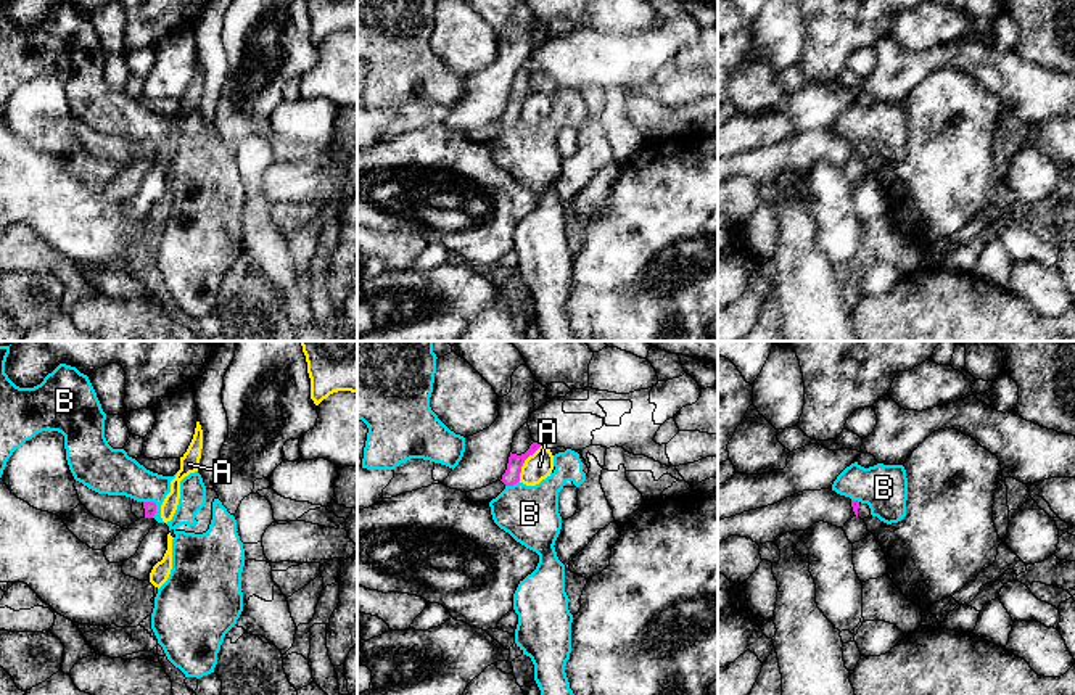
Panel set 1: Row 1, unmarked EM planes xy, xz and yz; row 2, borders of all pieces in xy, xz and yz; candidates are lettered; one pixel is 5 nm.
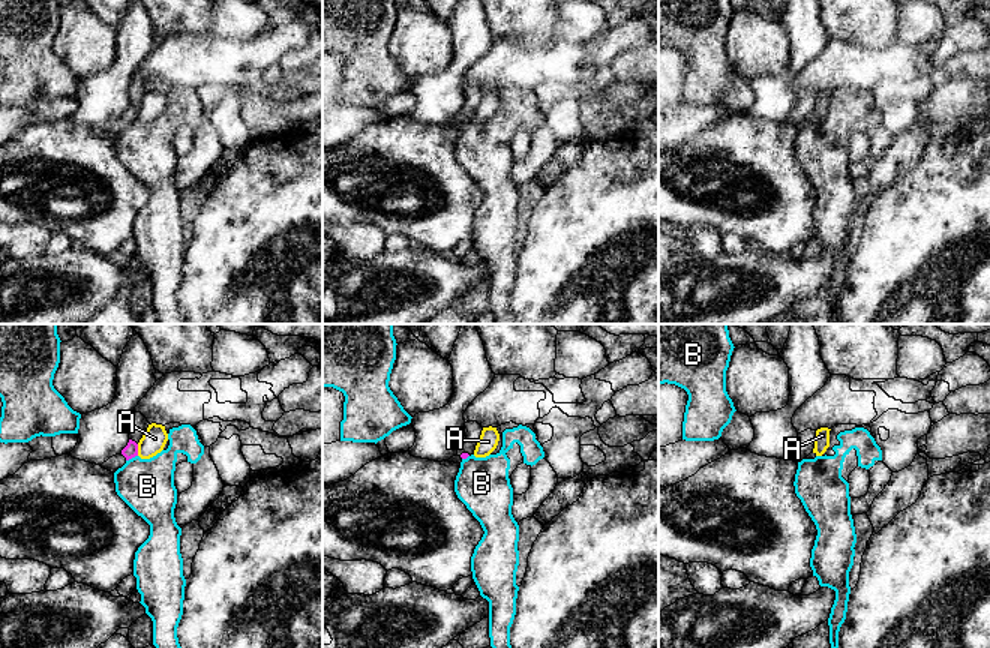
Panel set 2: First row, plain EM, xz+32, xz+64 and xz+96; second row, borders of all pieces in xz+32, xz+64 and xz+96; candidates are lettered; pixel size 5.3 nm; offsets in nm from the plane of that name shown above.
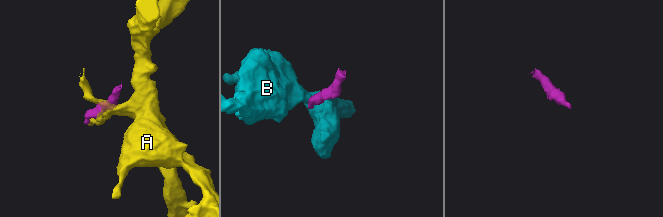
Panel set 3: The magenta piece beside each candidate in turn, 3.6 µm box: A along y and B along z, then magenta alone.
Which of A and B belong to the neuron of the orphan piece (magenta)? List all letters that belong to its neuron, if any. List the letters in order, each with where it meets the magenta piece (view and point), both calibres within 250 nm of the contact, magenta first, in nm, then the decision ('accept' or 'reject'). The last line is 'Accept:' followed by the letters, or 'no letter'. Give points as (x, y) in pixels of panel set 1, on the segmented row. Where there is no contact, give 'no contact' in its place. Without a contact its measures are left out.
A: contact xz (523, 462); calibres 80 and 140 nm; reject
B: contact xy (155, 505); calibres 60 and 220 nm; reject
Accept: no letter

